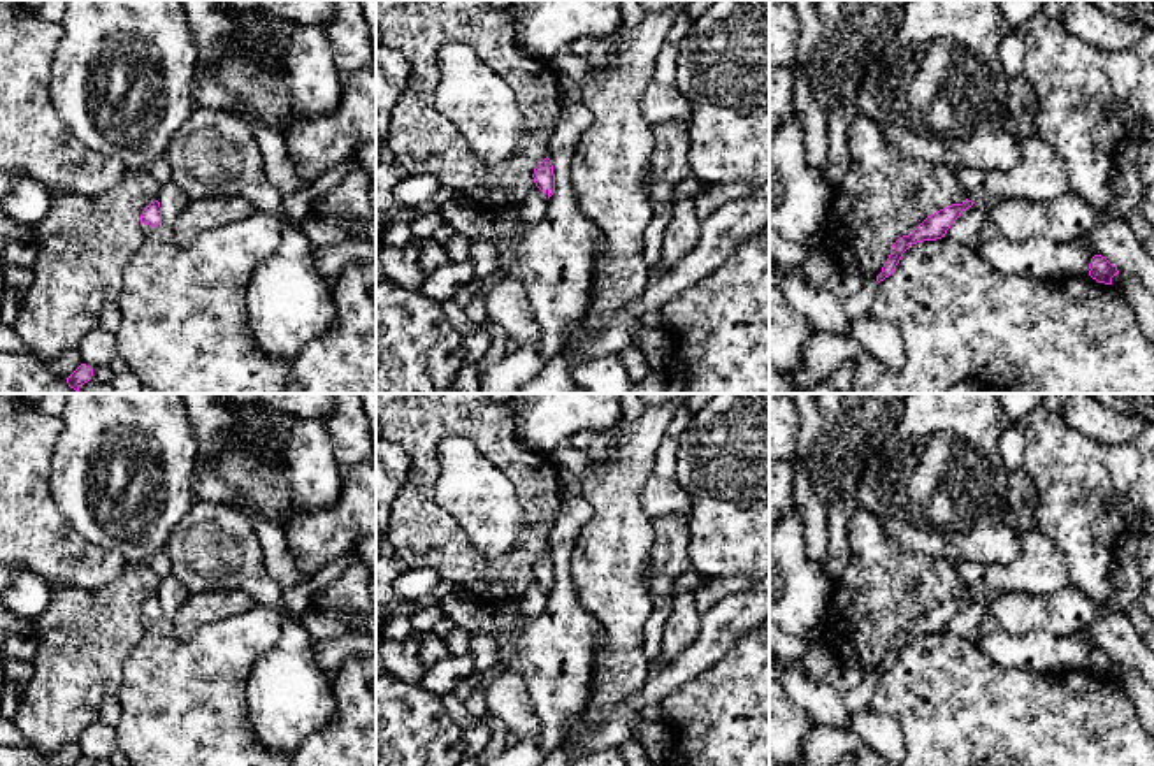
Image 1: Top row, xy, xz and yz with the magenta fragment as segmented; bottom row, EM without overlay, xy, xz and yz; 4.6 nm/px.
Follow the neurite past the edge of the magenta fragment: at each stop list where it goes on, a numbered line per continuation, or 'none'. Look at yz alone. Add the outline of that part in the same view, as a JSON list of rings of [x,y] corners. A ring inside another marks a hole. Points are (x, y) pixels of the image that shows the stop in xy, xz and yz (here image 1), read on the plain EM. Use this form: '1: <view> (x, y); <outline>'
1: yz (1040, 568); [[[1038,529],[1021,532],[1021,553],[1008,564],[984,564],[984,578],[968,594],[1024,592],[1050,596],[1073,585],[1063,553]]]

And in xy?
none

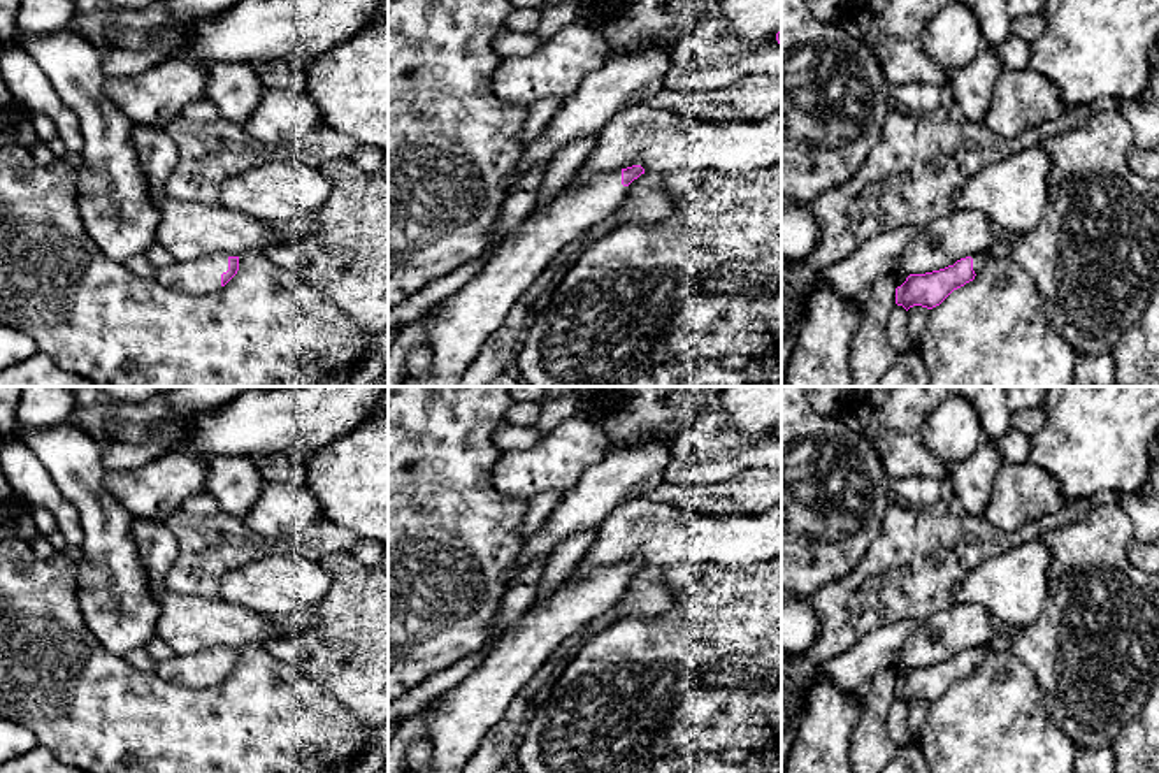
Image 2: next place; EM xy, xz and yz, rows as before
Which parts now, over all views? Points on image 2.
1: xy (201, 670); [[[214,647],[191,655],[176,654],[156,662],[153,673],[186,689],[207,689],[221,682],[221,668],[228,664],[228,648]]]

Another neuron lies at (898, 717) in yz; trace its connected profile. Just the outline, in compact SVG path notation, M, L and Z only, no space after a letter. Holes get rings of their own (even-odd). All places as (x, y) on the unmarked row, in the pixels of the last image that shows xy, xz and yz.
M894 699L887 715L887 733L897 748L910 743L908 731L908 704L903 699Z

